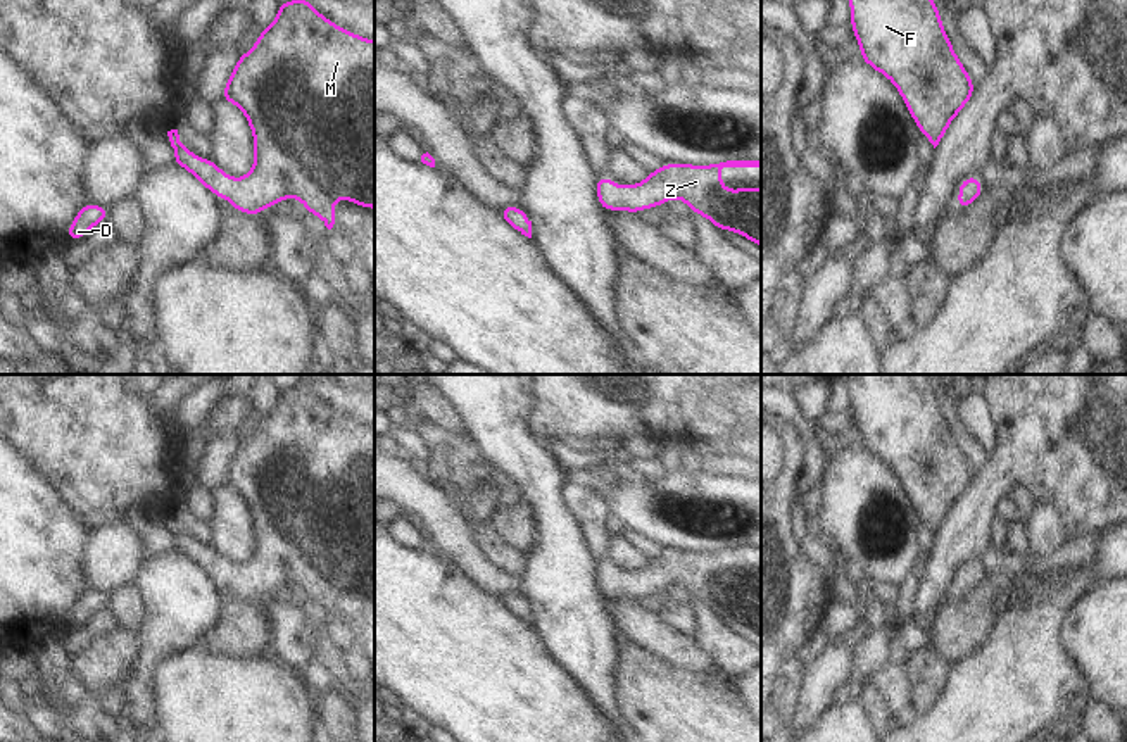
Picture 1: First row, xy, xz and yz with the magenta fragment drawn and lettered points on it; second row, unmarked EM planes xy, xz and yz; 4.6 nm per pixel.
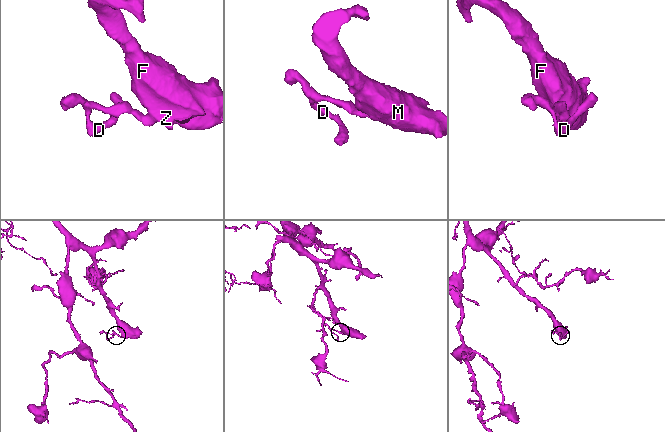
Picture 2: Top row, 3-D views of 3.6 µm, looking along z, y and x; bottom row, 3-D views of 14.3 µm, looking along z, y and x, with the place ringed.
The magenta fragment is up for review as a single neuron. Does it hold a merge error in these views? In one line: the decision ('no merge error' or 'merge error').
no merge error

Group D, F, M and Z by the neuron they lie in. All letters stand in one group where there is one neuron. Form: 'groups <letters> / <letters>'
groups D F M Z

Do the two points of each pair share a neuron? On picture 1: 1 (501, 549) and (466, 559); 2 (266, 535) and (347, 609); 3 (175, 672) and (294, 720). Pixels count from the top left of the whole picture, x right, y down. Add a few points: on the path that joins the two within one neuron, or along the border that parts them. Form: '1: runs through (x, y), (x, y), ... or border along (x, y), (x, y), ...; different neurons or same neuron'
1: border along (465, 518), (478, 549), (496, 566), (518, 577); different neurons
2: runs through (287, 549), (327, 589); same neuron
3: runs through (204, 701), (223, 720), (264, 720); same neuron

